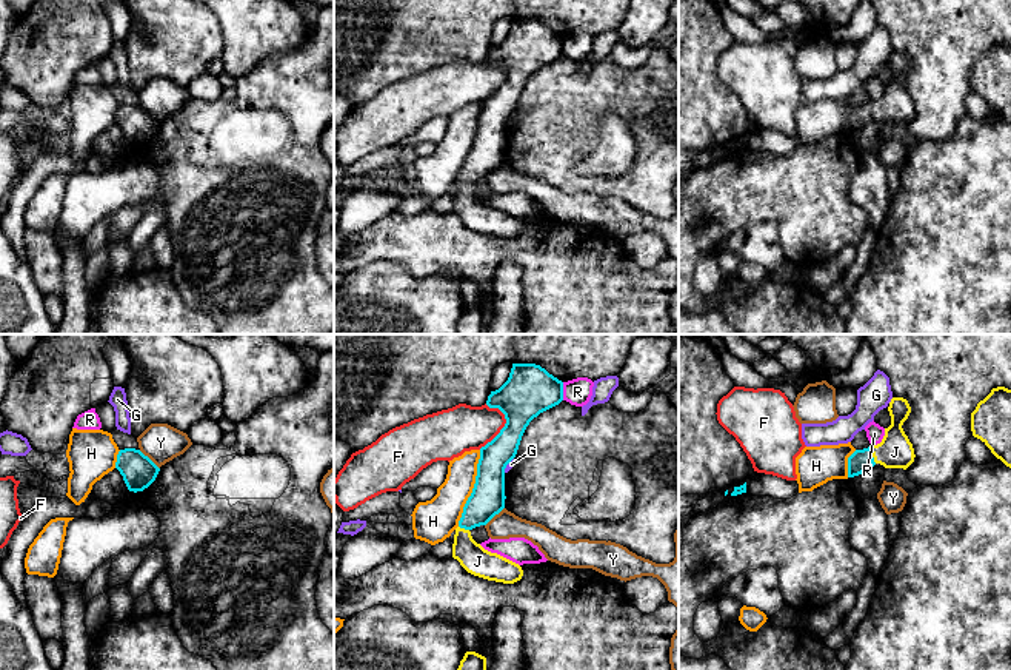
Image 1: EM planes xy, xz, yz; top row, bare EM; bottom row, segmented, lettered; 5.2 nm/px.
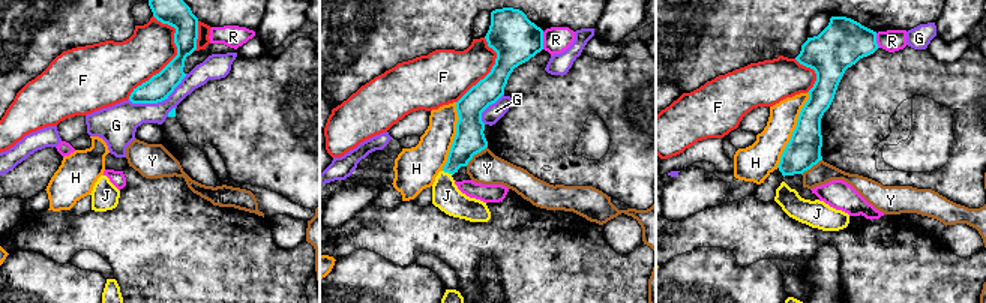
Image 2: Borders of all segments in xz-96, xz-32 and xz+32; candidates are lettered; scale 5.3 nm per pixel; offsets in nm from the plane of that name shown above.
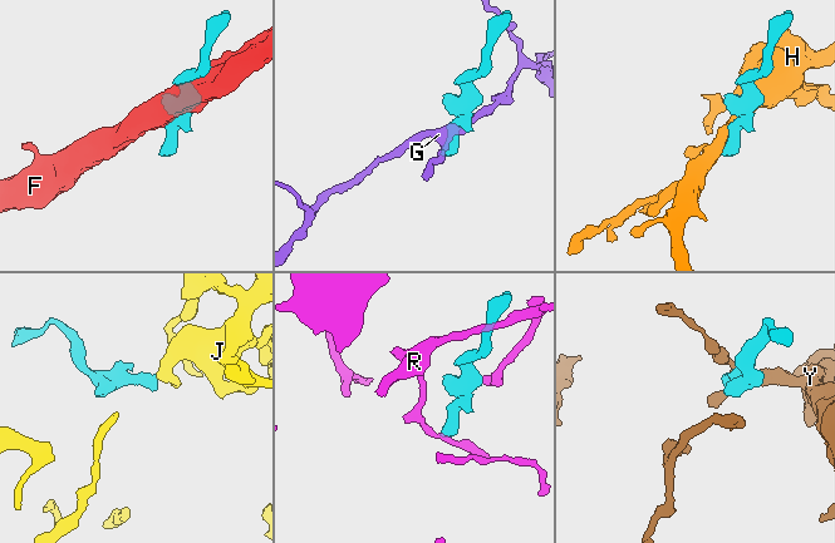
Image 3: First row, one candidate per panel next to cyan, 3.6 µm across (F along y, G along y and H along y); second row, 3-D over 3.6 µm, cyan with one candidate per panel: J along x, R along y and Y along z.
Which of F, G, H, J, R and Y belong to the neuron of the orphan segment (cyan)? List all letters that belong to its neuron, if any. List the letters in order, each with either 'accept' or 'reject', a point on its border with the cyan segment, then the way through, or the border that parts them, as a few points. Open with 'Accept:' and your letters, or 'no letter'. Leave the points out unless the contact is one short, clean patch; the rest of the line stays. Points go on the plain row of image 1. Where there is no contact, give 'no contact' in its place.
Accept: J
F: reject | xz (500, 85)
G: reject | xz (507, 119)
H: reject | xz (473, 144)
J: accept | yz (871, 110) | across yz (860, 116), (871, 110), (894, 107)
R: reject | xz (562, 46) | along xz (562, 37), (563, 54)
Y: reject | xy (150, 114) | along xy (139, 105), (159, 123)

